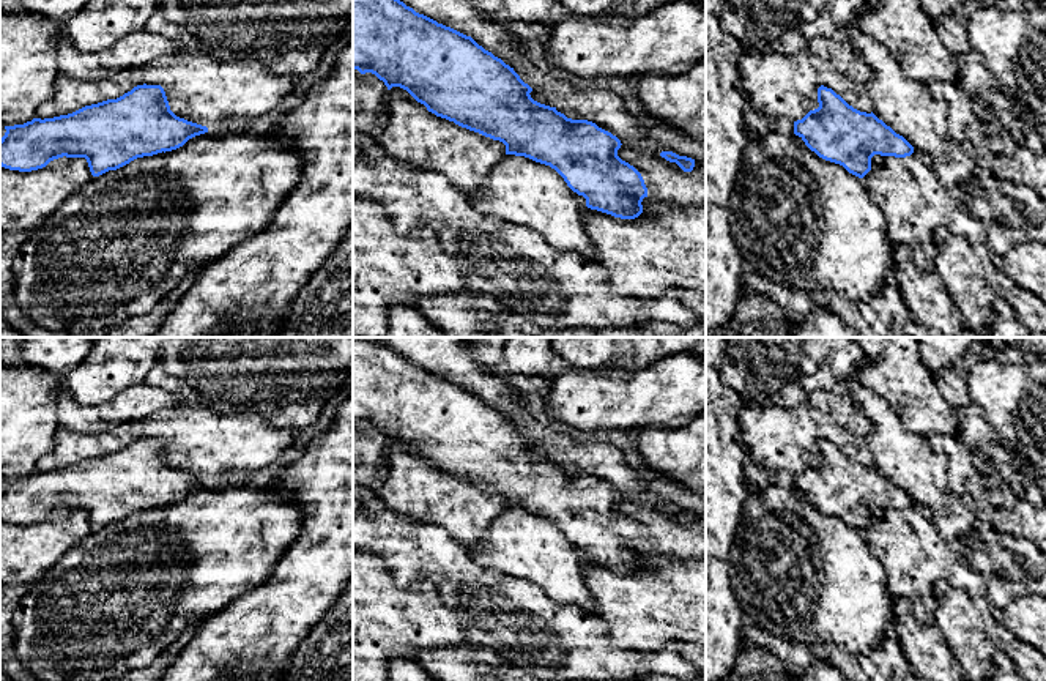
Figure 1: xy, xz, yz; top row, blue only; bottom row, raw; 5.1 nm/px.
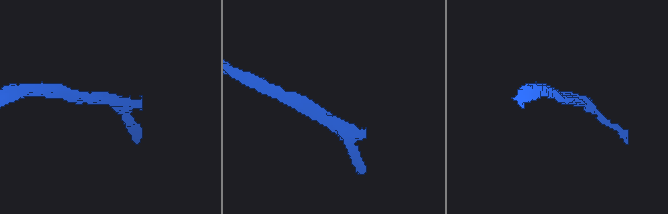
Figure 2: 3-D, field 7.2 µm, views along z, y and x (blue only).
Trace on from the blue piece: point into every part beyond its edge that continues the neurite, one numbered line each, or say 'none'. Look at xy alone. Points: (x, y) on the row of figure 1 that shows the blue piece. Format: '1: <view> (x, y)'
none

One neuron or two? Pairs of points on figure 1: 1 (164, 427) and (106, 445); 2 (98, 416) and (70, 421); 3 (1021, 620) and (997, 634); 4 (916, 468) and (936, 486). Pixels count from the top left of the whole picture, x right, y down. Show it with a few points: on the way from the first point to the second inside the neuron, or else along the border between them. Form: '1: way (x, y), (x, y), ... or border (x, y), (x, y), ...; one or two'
1: way (150, 427), (134, 429), (120, 437); one
2: way (92, 418), (76, 418); one
3: border (997, 615), (1008, 631), (1029, 645); two
4: way (920, 473), (931, 484); one

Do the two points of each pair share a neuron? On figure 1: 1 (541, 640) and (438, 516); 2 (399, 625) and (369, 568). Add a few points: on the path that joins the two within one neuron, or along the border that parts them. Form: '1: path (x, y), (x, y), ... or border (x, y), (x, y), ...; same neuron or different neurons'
1: border (429, 522), (440, 524), (462, 544); different neurons
2: path (385, 610), (369, 595), (369, 582); same neuron

